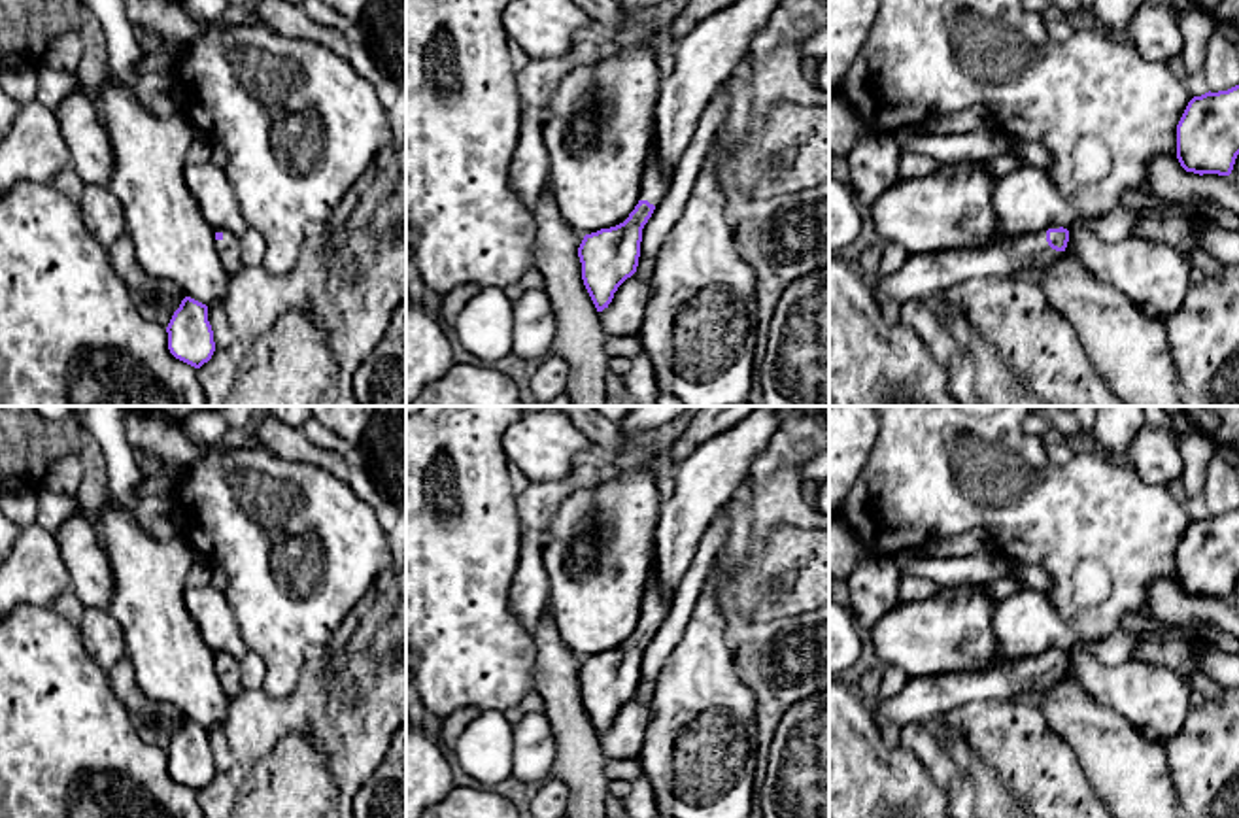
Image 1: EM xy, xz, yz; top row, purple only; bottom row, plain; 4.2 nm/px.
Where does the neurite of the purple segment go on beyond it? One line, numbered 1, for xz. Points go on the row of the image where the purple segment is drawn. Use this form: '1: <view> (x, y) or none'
1: xz (654, 186)

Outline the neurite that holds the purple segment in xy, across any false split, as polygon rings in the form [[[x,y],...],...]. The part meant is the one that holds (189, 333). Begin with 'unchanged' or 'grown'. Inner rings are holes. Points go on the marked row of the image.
unchanged | [[[191,297],[181,300],[166,332],[170,353],[195,368],[208,363],[215,351],[213,331],[208,321],[208,306]]]

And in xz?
grown | [[[652,144],[635,210],[623,223],[584,236],[578,247],[582,280],[597,312],[608,308],[618,287],[636,272],[642,229],[663,200],[669,181]]]

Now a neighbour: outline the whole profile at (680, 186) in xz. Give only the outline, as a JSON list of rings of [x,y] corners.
[[[721,87],[699,117],[695,134],[684,157],[674,166],[674,174],[669,181],[663,200],[642,229],[640,255],[648,257],[650,261],[655,261],[663,240],[682,215],[697,176],[704,164],[712,136],[725,115],[727,91]]]

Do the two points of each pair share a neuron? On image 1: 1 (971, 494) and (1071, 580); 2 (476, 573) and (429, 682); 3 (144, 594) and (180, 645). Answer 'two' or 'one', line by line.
1: one
2: one
3: one

